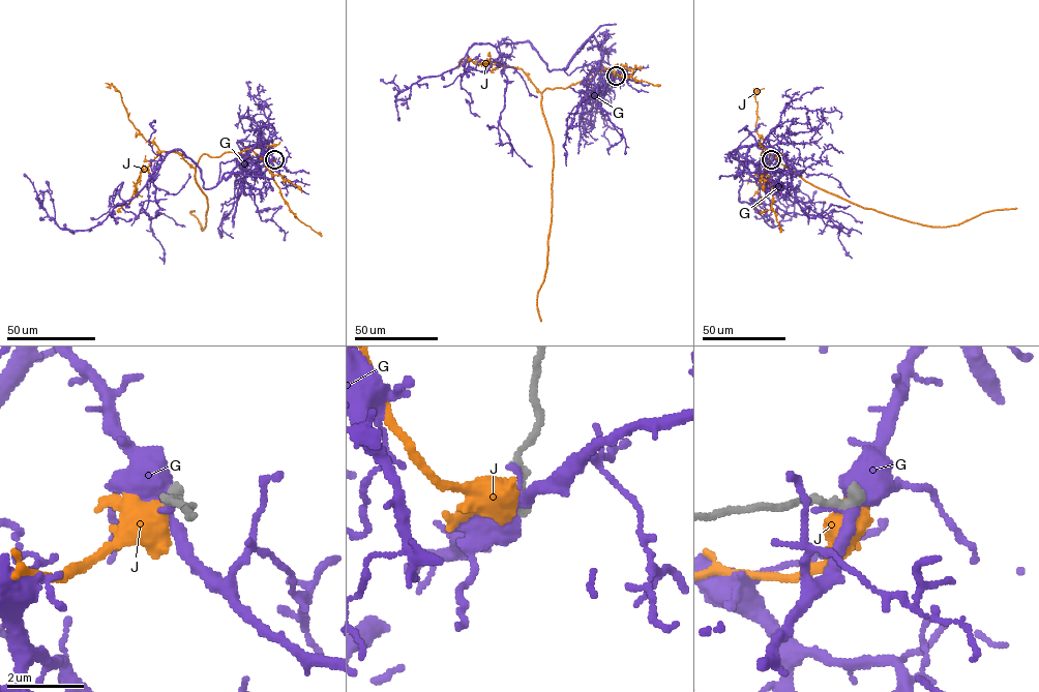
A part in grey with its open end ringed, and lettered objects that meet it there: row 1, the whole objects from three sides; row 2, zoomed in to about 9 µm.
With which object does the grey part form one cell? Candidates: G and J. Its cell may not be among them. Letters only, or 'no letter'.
J

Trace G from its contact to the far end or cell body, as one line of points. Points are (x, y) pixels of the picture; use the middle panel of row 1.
G: (616, 76), (587, 64), (550, 71), (520, 41), (476, 43), (454, 68), (403, 90), (380, 79)

